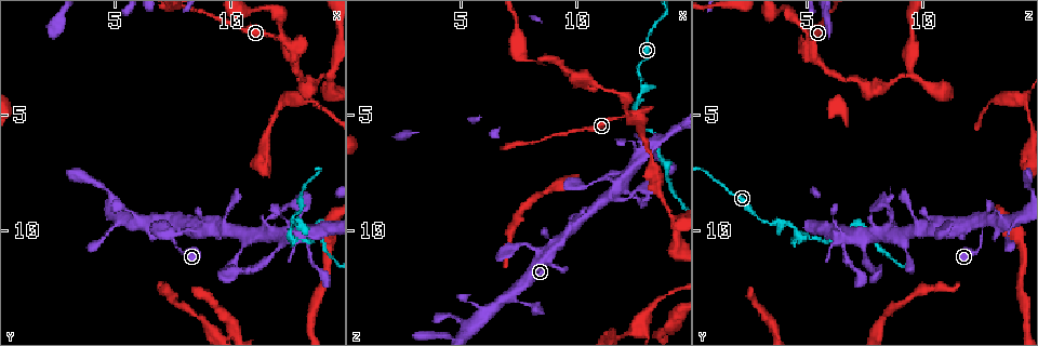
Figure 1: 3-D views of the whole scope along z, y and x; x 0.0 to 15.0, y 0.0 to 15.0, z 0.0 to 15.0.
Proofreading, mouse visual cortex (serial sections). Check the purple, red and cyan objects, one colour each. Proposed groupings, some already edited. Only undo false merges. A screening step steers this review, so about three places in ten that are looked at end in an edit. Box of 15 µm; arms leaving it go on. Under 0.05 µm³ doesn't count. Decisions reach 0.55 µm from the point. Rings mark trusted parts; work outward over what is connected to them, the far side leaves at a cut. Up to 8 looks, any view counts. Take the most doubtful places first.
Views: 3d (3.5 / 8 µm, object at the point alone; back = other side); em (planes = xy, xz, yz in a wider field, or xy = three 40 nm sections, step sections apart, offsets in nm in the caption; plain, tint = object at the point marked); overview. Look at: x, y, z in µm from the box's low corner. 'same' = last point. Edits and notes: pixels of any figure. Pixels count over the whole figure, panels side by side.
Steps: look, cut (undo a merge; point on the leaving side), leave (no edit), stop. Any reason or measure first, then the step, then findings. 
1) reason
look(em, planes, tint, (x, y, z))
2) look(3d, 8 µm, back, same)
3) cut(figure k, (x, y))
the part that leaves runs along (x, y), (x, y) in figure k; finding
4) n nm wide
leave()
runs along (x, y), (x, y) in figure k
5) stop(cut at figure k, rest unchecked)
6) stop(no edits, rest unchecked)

narrows sharply
look(3d, 8 µm, (12.1, 1.7, 5.0))

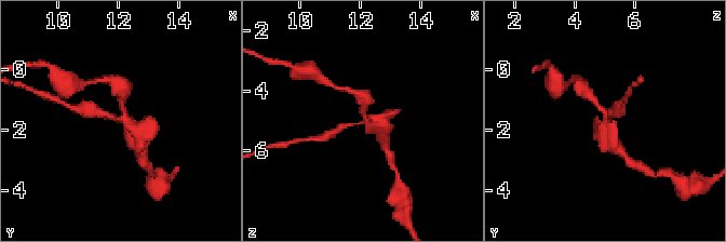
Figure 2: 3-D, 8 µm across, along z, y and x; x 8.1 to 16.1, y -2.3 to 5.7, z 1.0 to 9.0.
zoom in
look(3d, 3.5 µm, (12.2, 1.7, 5.1))

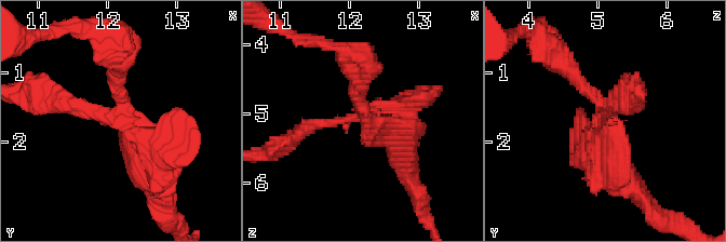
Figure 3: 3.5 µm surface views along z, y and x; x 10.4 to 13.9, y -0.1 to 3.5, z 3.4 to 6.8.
cut(figure 3, (145, 157))
the part that leaves runs along (105, 115), (155, 147), (158, 187) in figure 3; two cells meet here

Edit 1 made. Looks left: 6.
thin arm on a thick one
look(3d, 3.5 µm, (7.4, 9.8, 12.6))

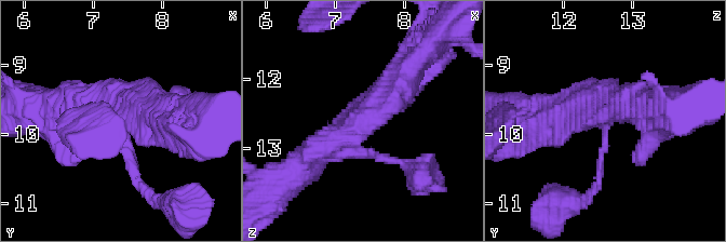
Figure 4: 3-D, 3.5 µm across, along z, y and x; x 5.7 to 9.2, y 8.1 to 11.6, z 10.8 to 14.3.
4 arms; arms of 150, 150, 450, 450 nm
look(em, xy, step 3, tint, (7.40, 9.70, 12.60))

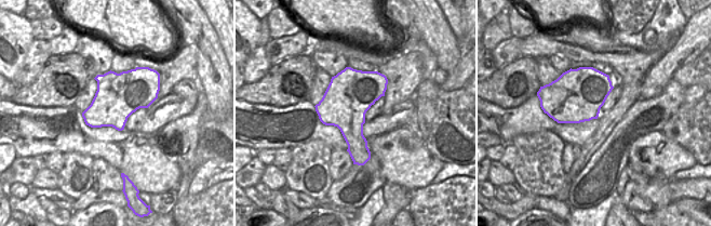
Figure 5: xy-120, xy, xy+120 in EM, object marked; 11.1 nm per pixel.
leave()
runs along (138, 182), (118, 111), (164, 118) in figure 4; all the same cell

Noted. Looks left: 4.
arms part here
look(3d, 3.5 µm, (12.9, 9.7, 3.9))

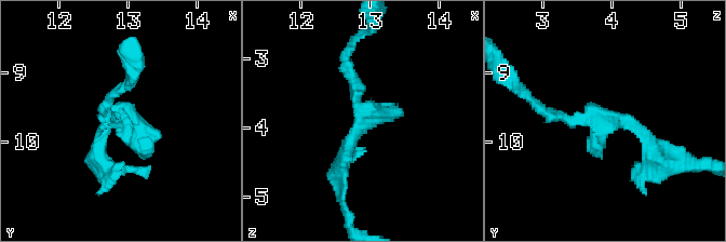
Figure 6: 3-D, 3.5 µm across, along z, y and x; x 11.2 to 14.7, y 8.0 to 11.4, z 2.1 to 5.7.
shape alone is not enough
look(em, xy, step 5, tint, (12.90, 9.60, 3.80))

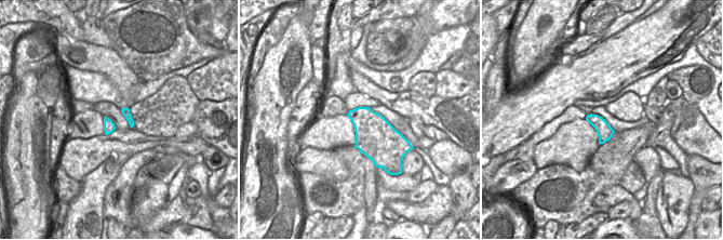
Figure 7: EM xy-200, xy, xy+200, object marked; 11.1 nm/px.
leave()
runs along (536, 102), (549, 116), (635, 122), (648, 145) in figure 6; one cell here

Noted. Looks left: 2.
abrupt turn
look(3d, 3.5 µm, (14.0, 9.6, 7.2))

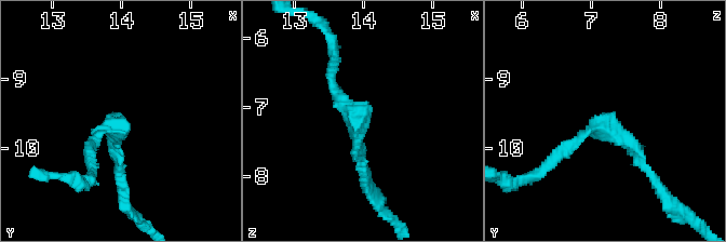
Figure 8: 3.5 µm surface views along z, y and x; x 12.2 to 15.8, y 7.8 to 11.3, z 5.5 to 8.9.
look(em, planes, tint, (13.90, 9.70, 7.10))

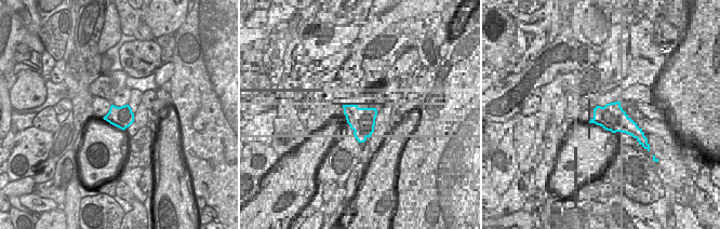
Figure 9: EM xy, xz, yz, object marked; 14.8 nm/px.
arms of 150, 200 nm
leave()
runs along (332, 64), (359, 163) in figure 8; one cell here

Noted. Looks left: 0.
stop(cut at figure 3, rest unchecked)

